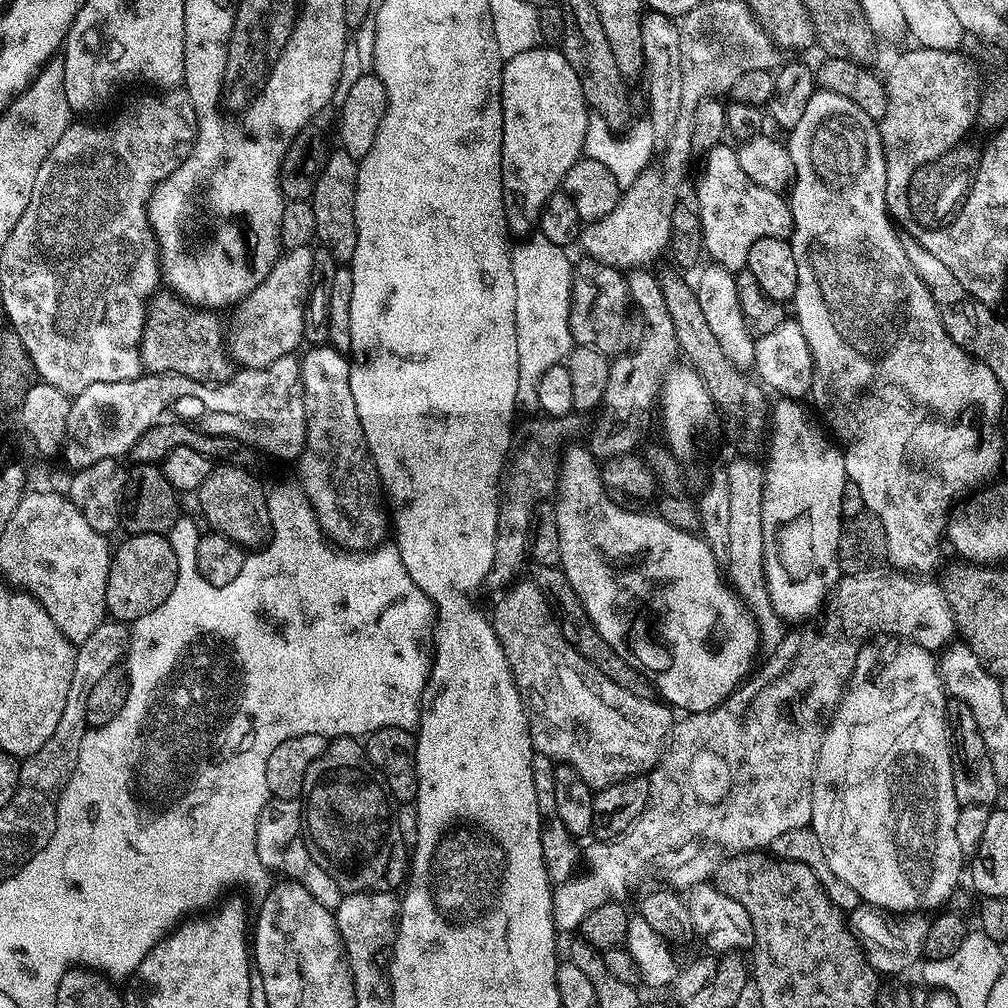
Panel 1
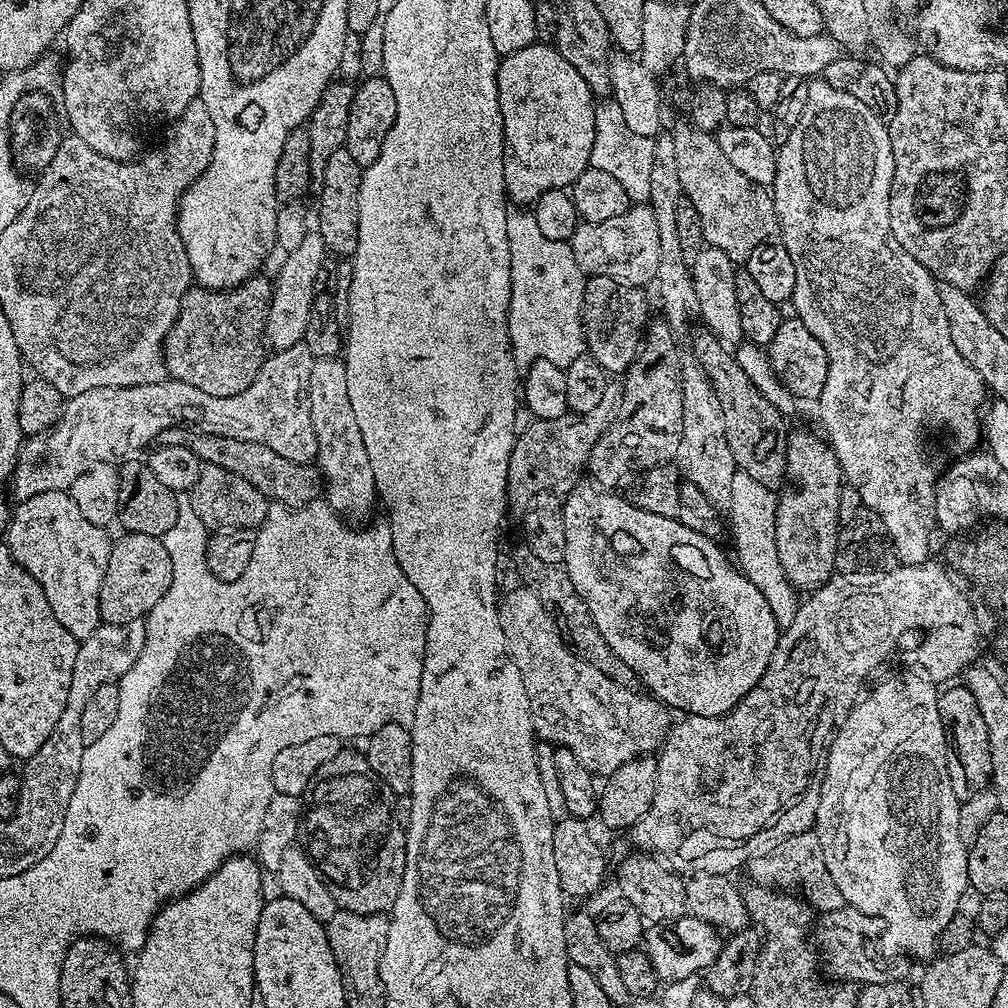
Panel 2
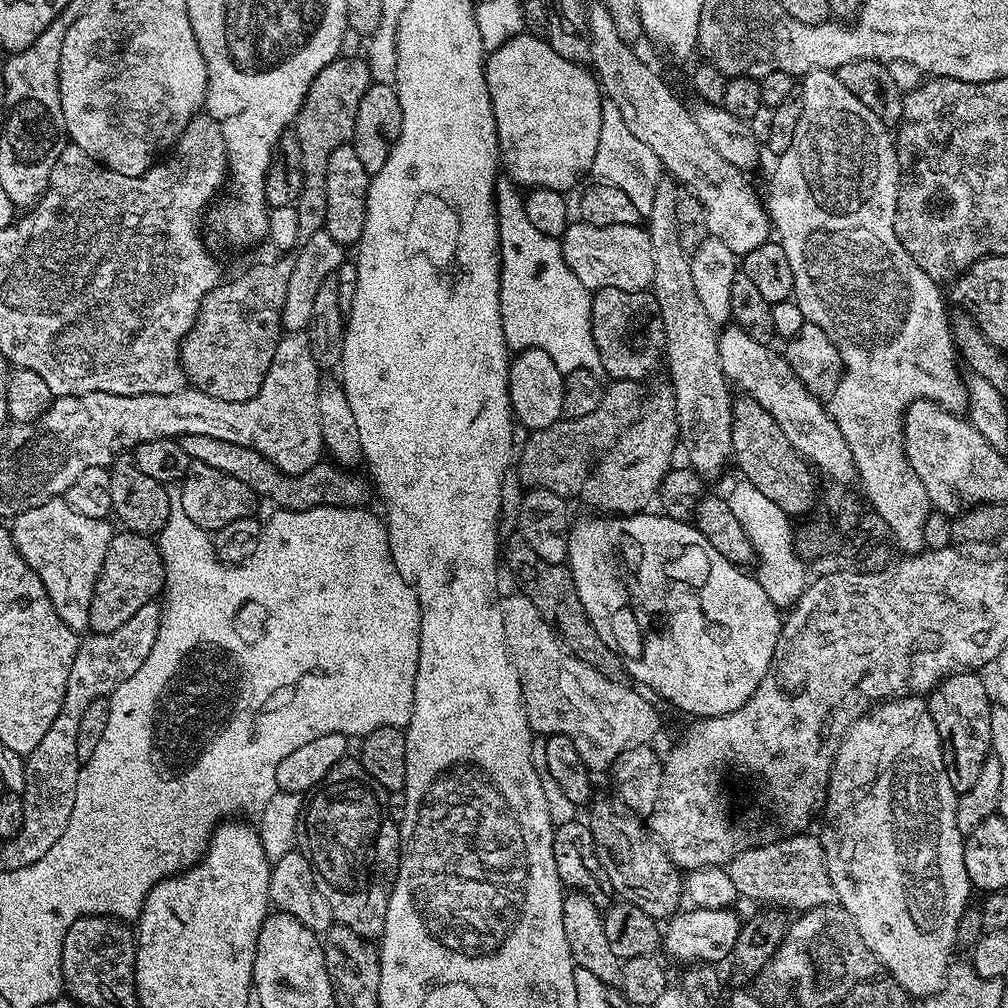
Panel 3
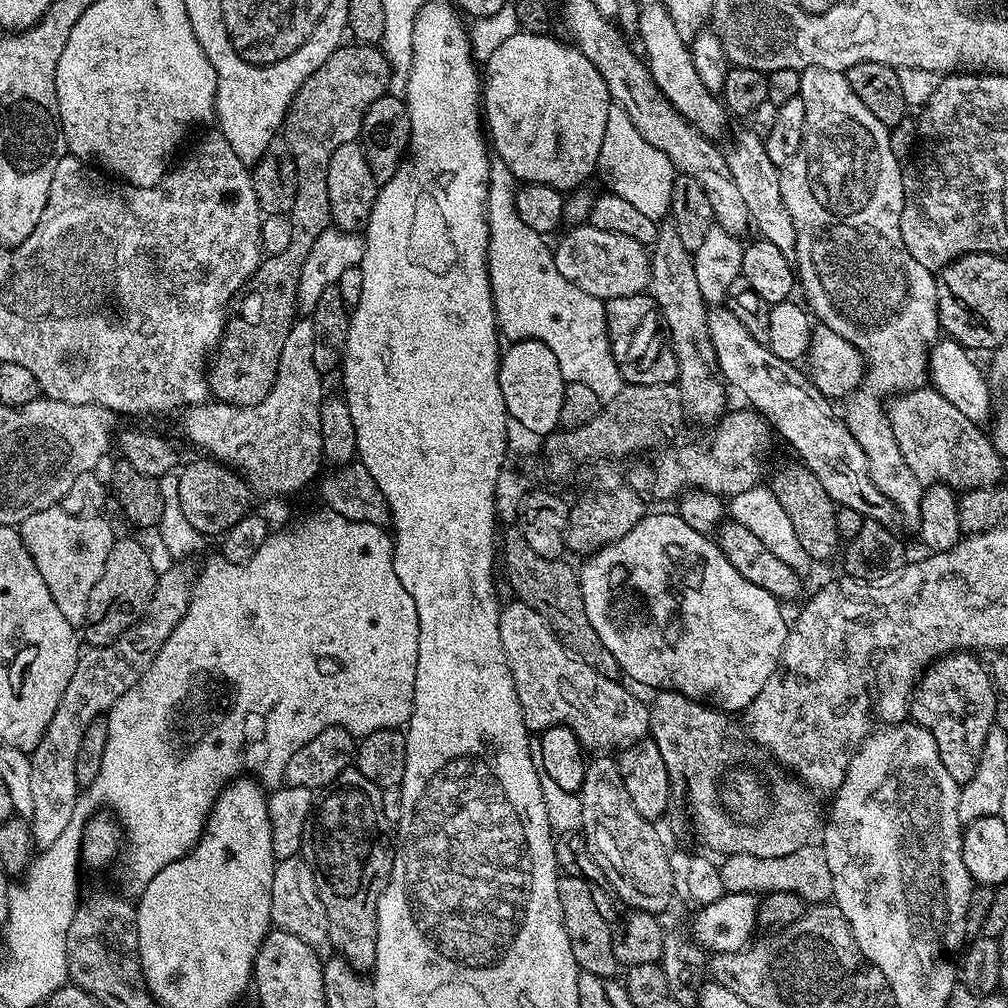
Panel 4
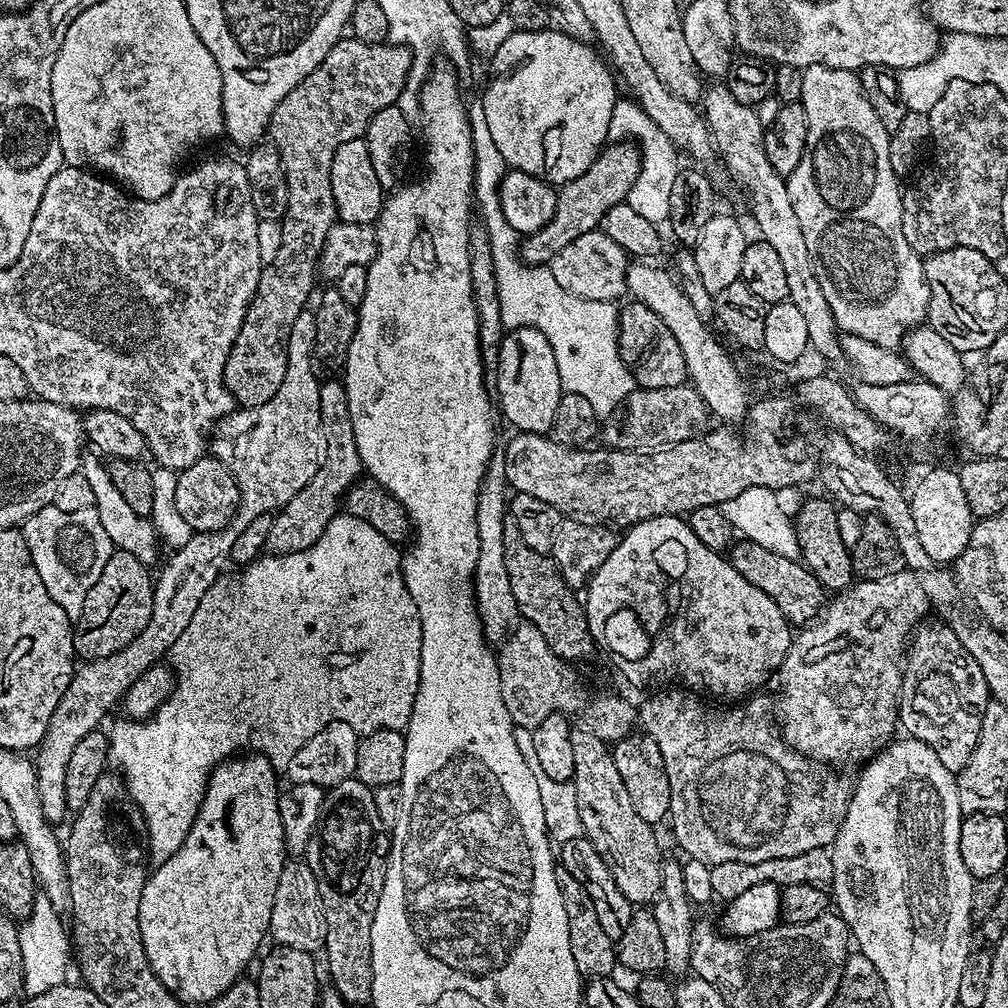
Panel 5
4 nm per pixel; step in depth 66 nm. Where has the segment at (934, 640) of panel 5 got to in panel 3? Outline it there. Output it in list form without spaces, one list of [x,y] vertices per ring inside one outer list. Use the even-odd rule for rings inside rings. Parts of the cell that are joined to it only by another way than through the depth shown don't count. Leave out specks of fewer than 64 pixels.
[[[961,670],[947,676],[927,693],[930,718],[940,731],[940,744],[944,748],[944,769],[950,778],[950,786],[957,794],[970,790],[982,774],[982,766],[992,751],[990,742],[990,714],[994,701],[988,697],[984,680],[972,670]]]

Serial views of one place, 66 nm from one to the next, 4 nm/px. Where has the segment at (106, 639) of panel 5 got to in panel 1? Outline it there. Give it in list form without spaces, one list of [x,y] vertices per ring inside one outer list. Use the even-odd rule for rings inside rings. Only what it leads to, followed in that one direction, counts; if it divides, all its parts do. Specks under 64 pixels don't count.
[[[128,534],[120,545],[115,545],[112,552],[112,565],[106,582],[107,615],[116,622],[131,622],[142,618],[142,614],[150,614],[166,598],[170,598],[170,590],[174,590],[174,582],[178,582],[178,558],[174,558],[174,546],[171,539],[164,534]]]

